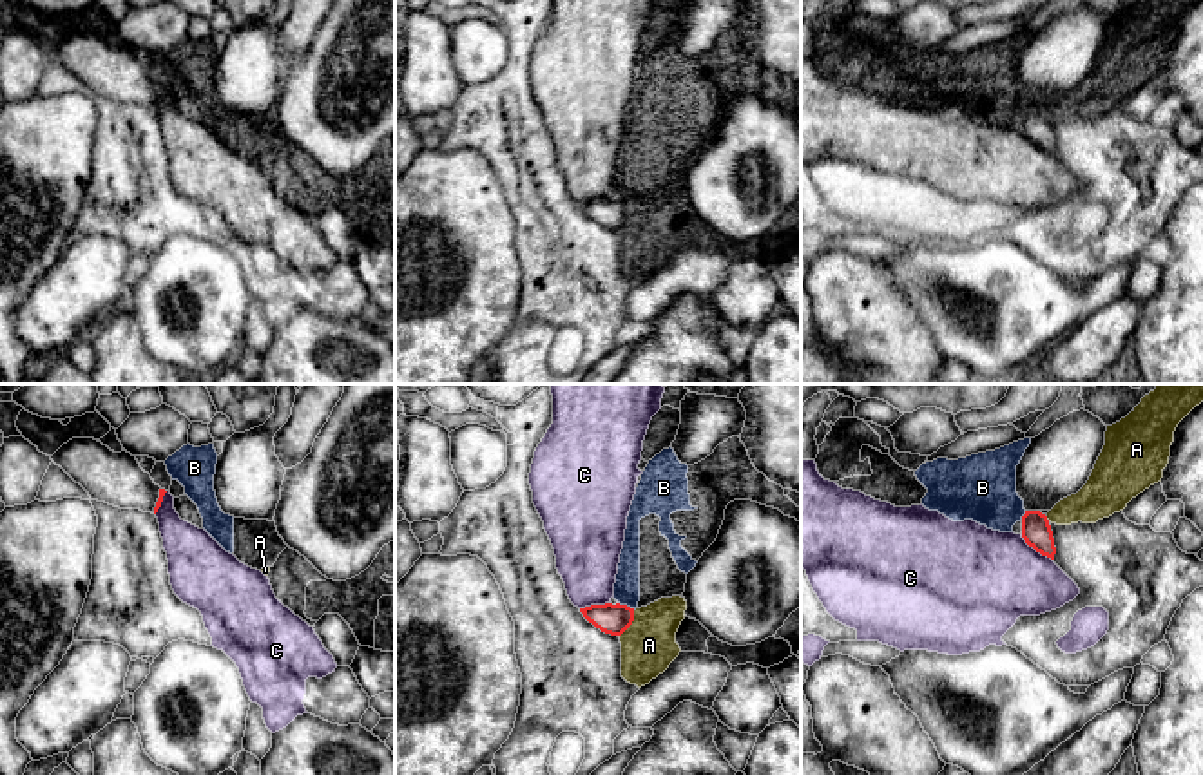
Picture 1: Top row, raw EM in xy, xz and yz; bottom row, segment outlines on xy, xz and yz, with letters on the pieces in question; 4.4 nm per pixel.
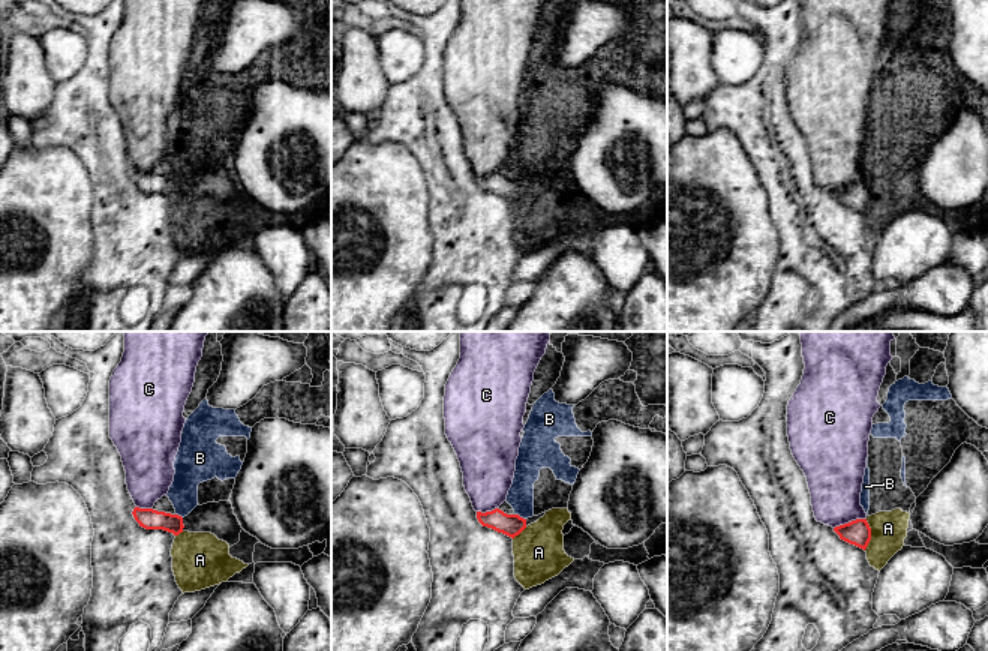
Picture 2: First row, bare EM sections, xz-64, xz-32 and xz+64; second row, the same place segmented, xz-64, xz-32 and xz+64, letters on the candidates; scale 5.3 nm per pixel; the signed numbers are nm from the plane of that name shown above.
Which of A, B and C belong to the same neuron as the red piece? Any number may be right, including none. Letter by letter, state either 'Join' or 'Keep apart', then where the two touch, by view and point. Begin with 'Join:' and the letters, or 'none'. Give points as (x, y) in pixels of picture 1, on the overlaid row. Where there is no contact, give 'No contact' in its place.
Join: none
A: Keep apart. Touches red at xz (631, 623)
B: Keep apart. Touches red at xz (625, 605)
C: Keep apart. Touches red at yz (1035, 549)

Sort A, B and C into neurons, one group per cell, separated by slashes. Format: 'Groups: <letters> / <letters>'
Groups: A B / C

